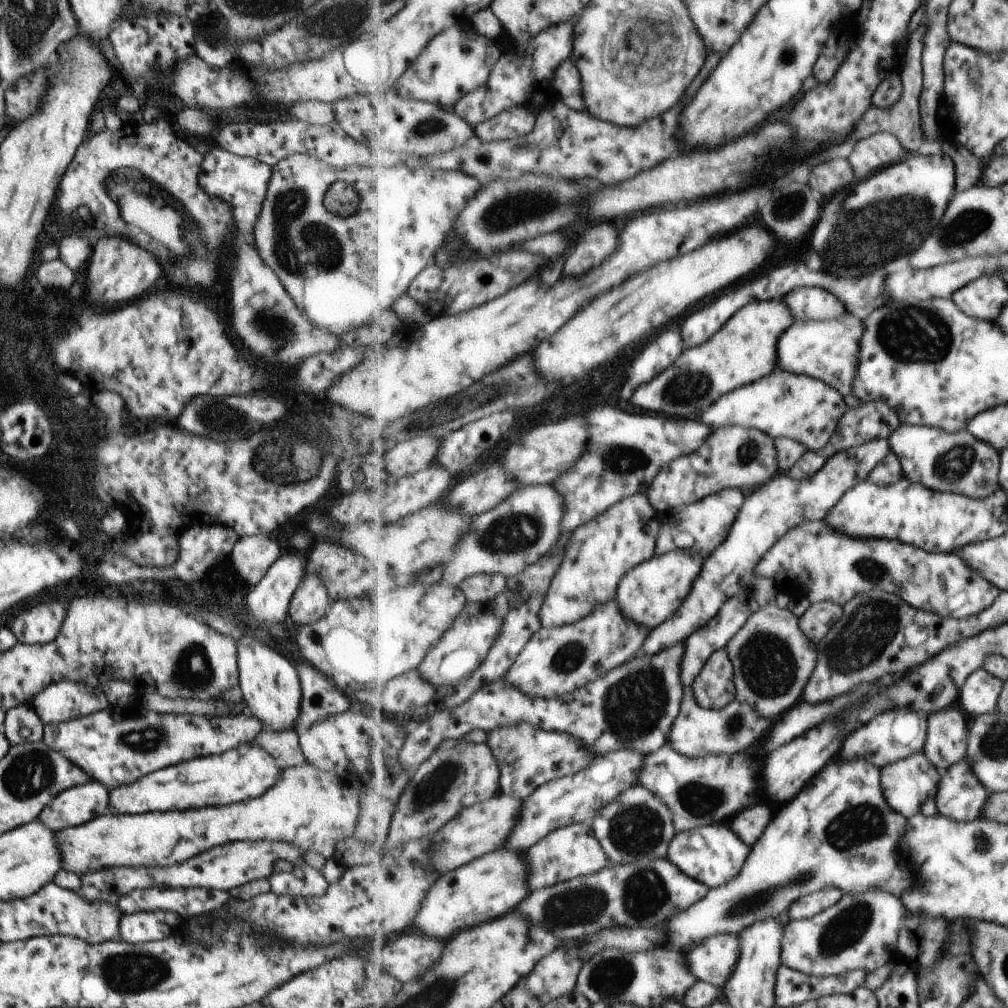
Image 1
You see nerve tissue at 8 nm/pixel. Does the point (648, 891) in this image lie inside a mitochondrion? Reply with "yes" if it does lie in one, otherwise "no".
yes

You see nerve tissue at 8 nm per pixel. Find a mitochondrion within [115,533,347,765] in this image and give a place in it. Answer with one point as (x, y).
(193, 671)

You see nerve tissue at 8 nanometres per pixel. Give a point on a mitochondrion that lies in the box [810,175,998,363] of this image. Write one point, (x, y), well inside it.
(968, 225)

